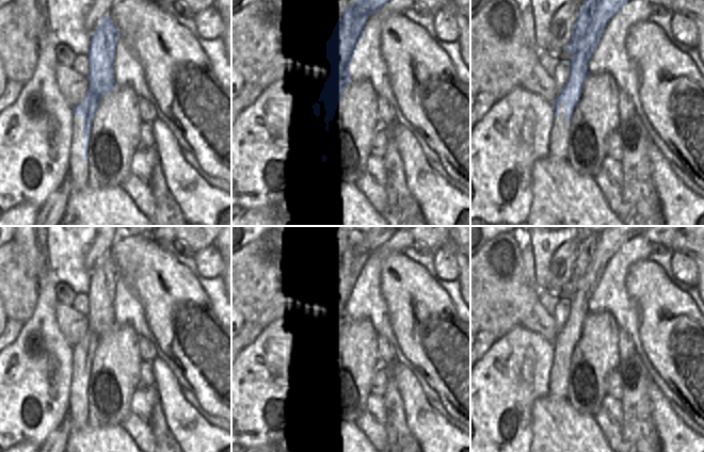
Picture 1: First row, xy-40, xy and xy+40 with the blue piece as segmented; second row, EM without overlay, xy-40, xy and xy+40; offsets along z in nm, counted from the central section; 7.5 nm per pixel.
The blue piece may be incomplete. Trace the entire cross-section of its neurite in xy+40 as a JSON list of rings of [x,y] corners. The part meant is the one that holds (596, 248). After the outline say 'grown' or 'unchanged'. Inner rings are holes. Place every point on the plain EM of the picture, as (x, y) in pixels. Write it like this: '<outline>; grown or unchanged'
[[[609,226],[601,233],[589,233],[582,241],[572,277],[565,288],[572,292],[567,300],[570,313],[553,342],[555,356],[559,354],[558,340],[563,341],[565,354],[571,359],[574,348],[582,333],[582,322],[589,313],[589,298],[599,281],[608,260],[631,238],[652,226]]]; unchanged

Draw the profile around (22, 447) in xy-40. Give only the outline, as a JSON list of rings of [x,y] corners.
[[[25,441],[10,449],[5,449],[2,452],[38,452],[38,450],[39,450],[39,446],[33,442]]]

